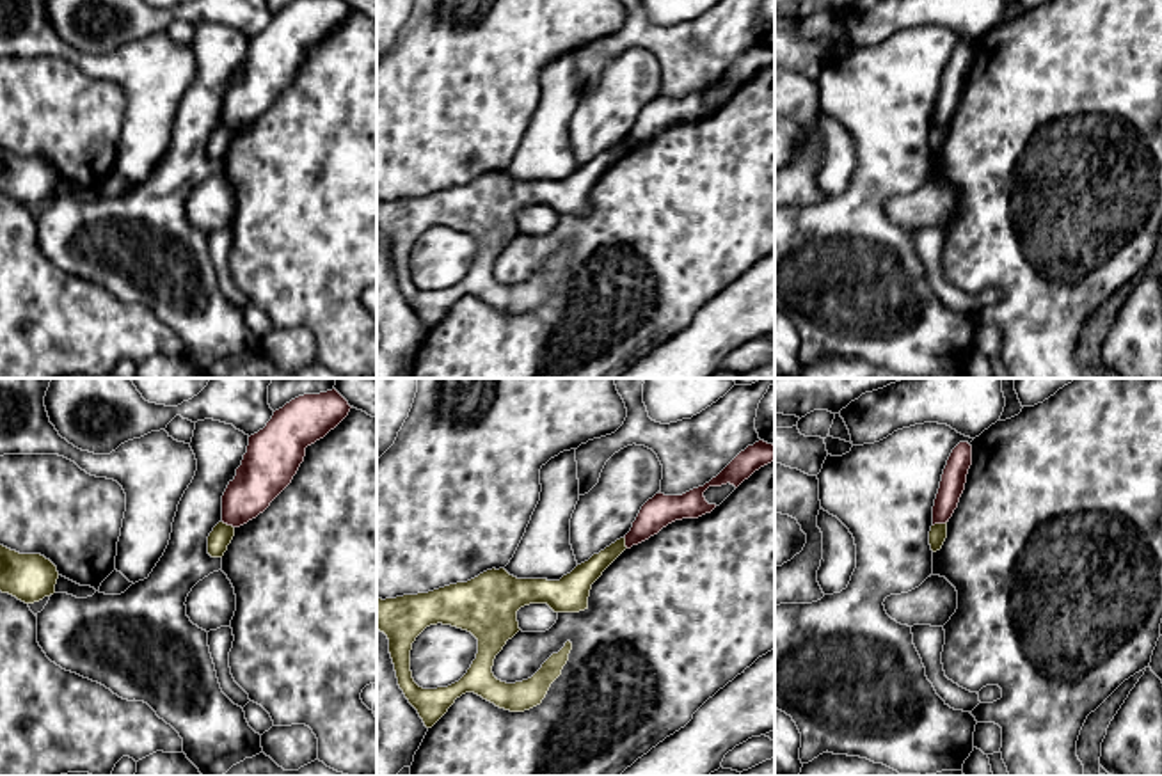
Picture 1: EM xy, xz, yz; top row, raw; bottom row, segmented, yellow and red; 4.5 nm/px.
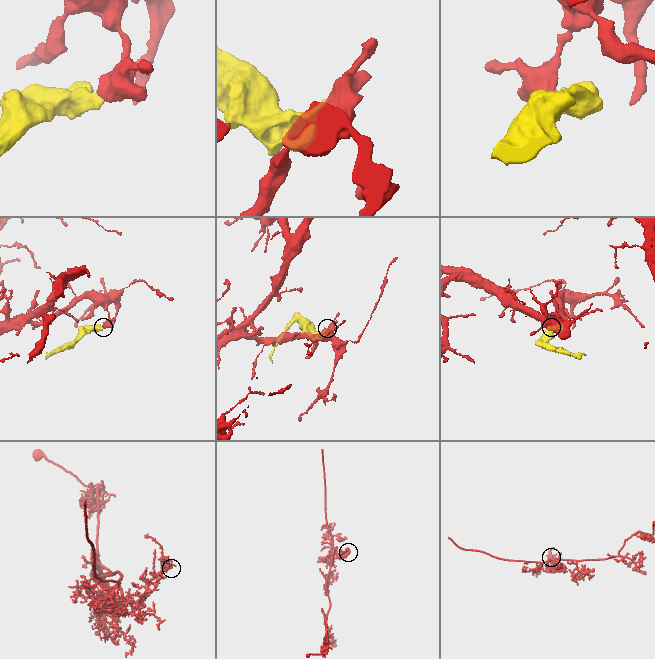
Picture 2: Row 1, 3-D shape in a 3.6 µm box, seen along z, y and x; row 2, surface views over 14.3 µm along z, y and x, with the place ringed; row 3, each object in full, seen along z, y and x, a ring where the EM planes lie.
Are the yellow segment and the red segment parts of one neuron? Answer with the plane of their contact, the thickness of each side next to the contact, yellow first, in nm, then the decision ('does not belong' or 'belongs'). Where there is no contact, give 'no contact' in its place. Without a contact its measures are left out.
meets yellow in yz; 80 nm thick on the yellow side, 110 nm on the other; does not belong

